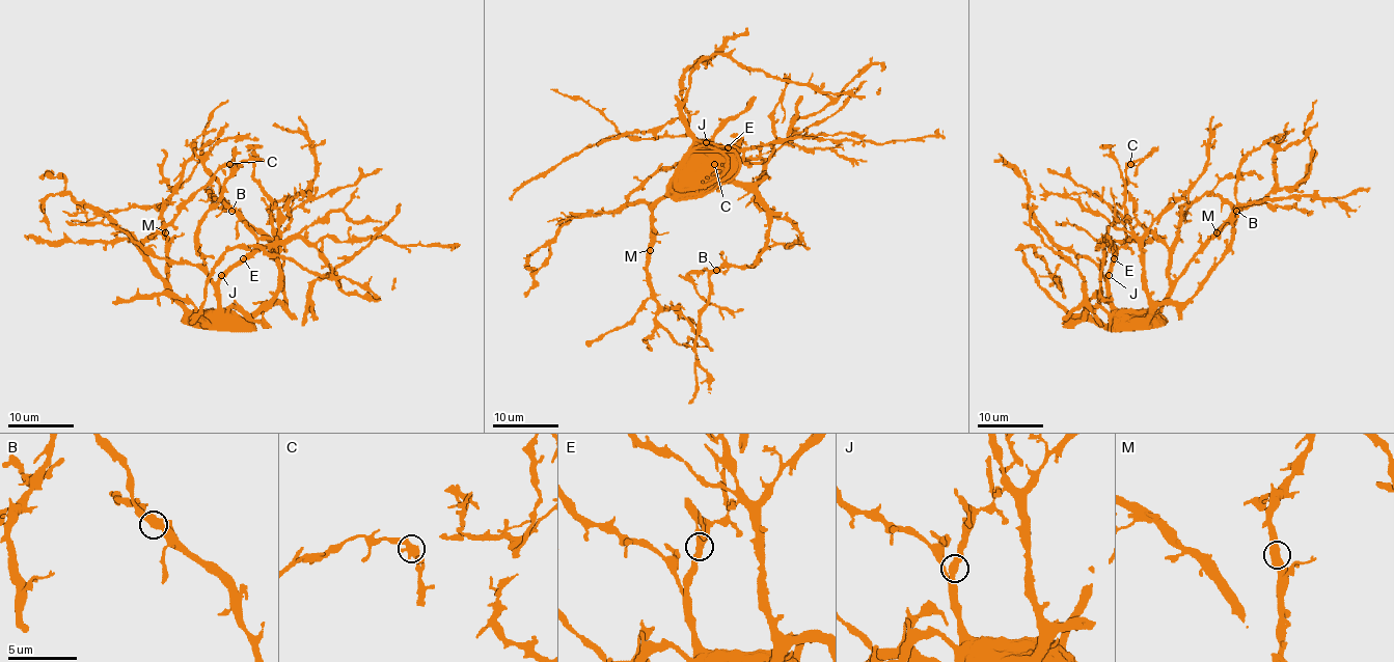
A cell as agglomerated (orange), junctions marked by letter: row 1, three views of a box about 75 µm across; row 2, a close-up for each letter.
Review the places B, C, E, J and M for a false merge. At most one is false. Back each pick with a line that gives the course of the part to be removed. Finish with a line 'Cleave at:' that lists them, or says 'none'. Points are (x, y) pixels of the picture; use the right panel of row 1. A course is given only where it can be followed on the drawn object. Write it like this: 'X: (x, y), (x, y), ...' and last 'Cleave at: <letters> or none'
Cleave at: none

